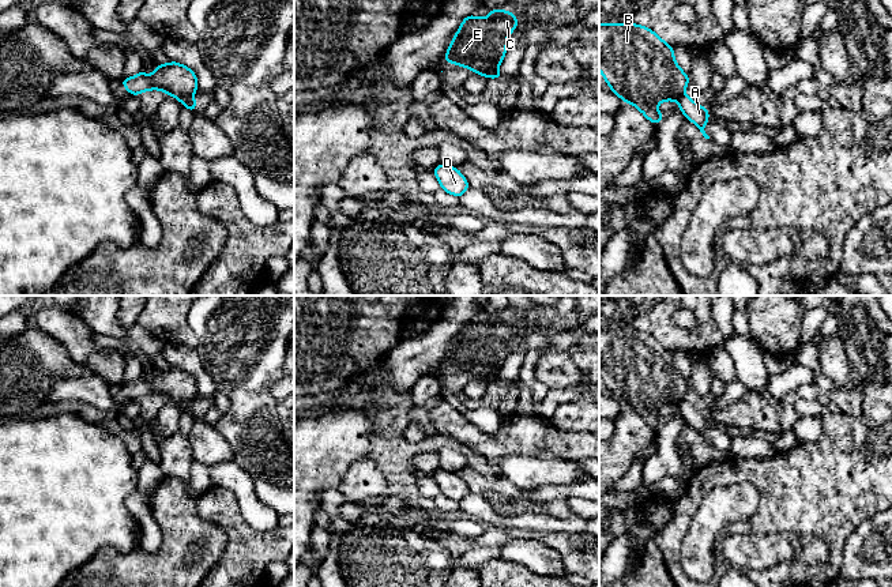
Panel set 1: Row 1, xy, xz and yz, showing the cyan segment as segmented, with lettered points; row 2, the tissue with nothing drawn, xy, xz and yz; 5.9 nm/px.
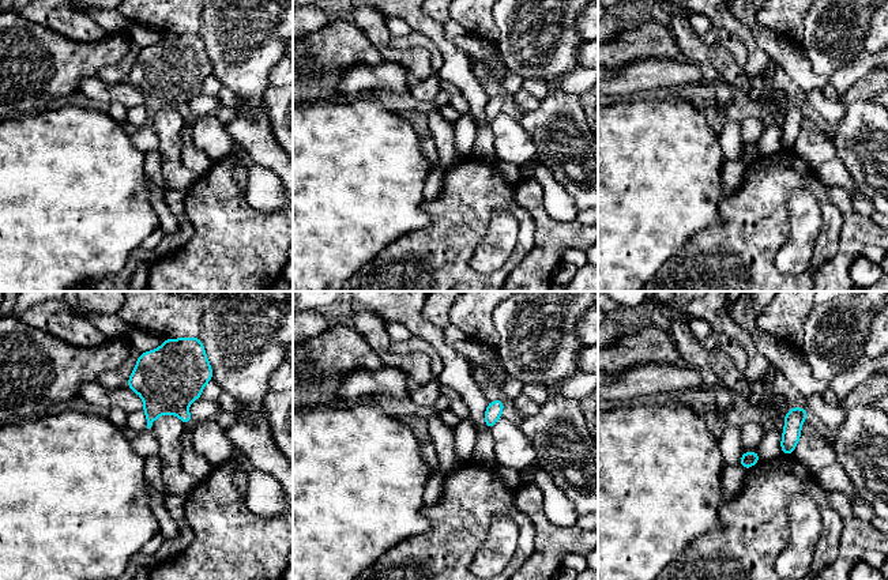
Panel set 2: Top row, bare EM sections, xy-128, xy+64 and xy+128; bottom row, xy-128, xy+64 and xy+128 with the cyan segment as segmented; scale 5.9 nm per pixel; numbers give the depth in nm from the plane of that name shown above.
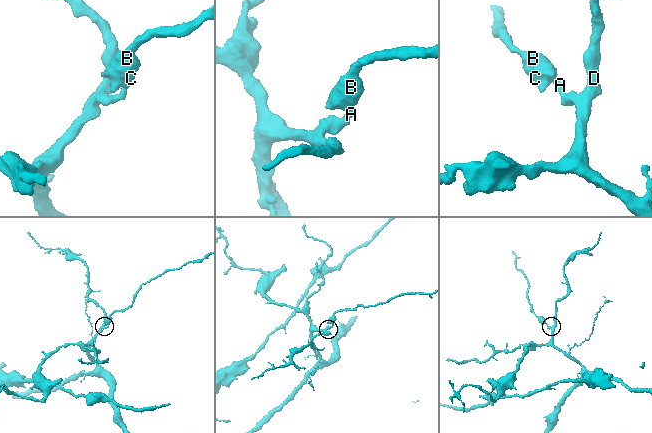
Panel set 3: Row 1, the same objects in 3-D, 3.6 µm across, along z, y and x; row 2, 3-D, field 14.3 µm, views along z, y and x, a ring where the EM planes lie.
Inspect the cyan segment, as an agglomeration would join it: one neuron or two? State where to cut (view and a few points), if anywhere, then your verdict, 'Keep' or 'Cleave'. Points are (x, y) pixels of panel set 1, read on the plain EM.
Split along xy (192, 399), (183, 409). Cleave

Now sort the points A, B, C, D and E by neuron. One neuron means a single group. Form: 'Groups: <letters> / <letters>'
Groups: A D / B C E

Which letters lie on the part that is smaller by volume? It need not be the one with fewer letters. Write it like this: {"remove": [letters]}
{"remove": ["B", "C", "E"]}

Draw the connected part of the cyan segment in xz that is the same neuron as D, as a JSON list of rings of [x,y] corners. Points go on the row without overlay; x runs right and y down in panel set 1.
[[[437,470],[432,477],[437,482],[441,494],[456,503],[460,503],[470,493],[458,473]]]

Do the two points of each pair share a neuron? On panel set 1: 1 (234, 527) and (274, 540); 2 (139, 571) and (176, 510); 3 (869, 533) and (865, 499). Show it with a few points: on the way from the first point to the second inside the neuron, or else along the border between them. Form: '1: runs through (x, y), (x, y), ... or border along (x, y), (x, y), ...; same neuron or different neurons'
1: runs through (244, 537), (247, 540), (264, 540); same neuron
2: runs through (155, 561), (176, 541), (176, 526); same neuron
3: border along (877, 512), (868, 516), (846, 541); different neurons

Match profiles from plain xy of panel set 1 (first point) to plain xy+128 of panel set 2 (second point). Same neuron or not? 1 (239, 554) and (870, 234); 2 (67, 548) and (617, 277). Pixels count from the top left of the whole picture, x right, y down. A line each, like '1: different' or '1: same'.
1: same
2: same

